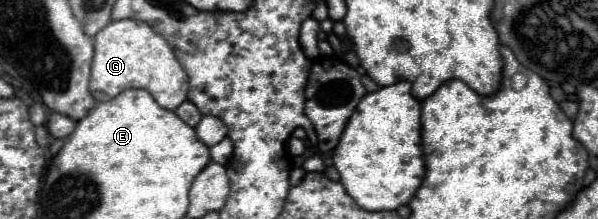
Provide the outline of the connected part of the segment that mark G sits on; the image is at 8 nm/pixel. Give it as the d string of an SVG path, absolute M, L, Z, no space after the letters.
M132 19L110 21L96 37L90 39L94 43L94 61L92 75L88 77L88 89L96 101L108 101L126 89L146 89L160 107L170 111L186 101L186 71L178 63L168 41L150 29L150 25Z

